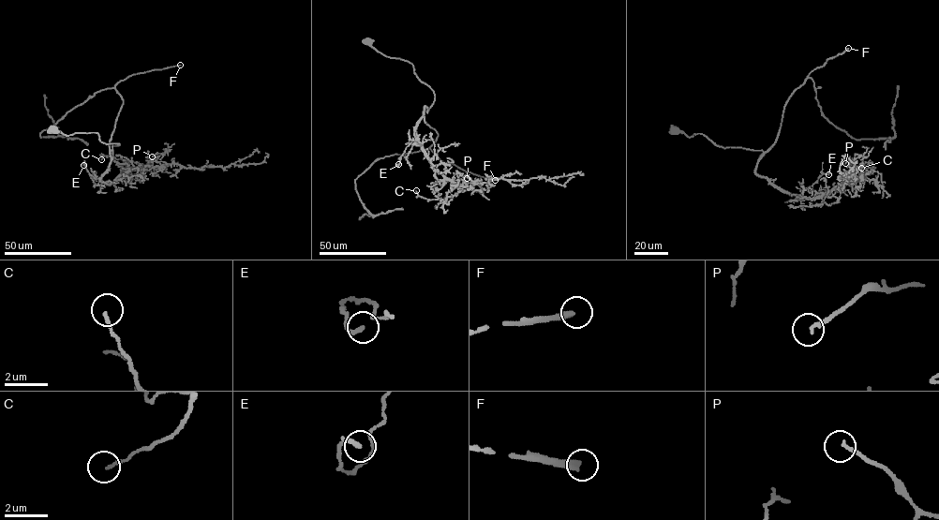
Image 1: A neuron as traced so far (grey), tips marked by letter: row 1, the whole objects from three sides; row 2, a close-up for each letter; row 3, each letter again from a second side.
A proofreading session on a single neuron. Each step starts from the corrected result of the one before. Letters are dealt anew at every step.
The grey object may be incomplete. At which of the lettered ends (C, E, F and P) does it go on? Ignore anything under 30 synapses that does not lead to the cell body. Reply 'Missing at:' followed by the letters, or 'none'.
Missing at: F

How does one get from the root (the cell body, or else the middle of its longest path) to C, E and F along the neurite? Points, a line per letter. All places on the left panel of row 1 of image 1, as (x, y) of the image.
C: (55, 130), (120, 144), (101, 176), (107, 184), (142, 167), (101, 159)
E: (55, 130), (67, 135), (96, 132), (102, 141), (120, 144), (112, 146), (112, 157), (101, 181), (83, 165)
F: (55, 130), (119, 143), (111, 160), (123, 103), (115, 85), (180, 65)

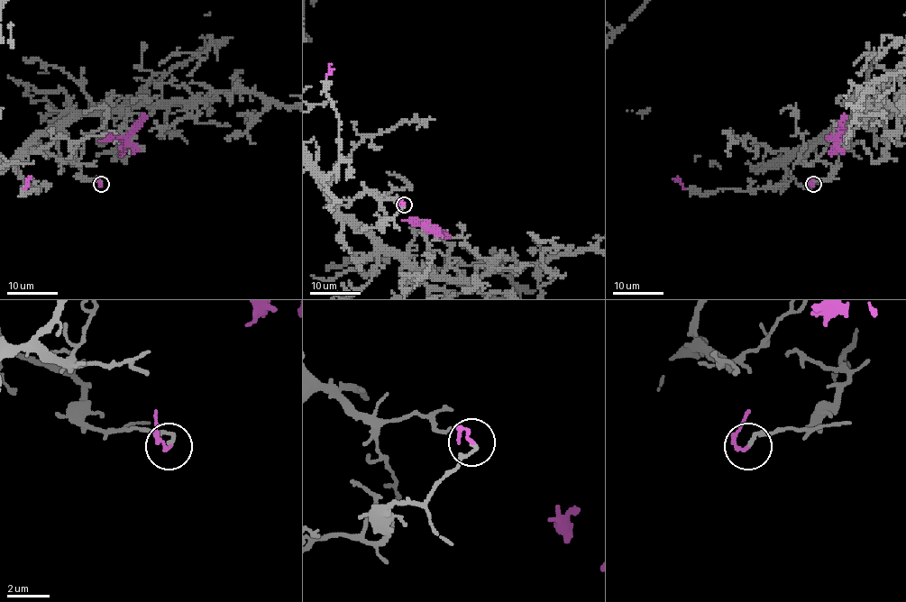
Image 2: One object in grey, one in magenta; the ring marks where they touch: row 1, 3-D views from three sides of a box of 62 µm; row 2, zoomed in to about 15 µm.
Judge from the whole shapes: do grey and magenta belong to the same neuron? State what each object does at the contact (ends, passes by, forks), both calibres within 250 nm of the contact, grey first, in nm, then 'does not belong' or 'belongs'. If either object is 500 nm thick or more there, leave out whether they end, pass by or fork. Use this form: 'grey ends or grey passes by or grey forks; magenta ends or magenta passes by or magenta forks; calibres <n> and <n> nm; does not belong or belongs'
grey ends; magenta ends; calibres 190 and 160 nm; does not belong

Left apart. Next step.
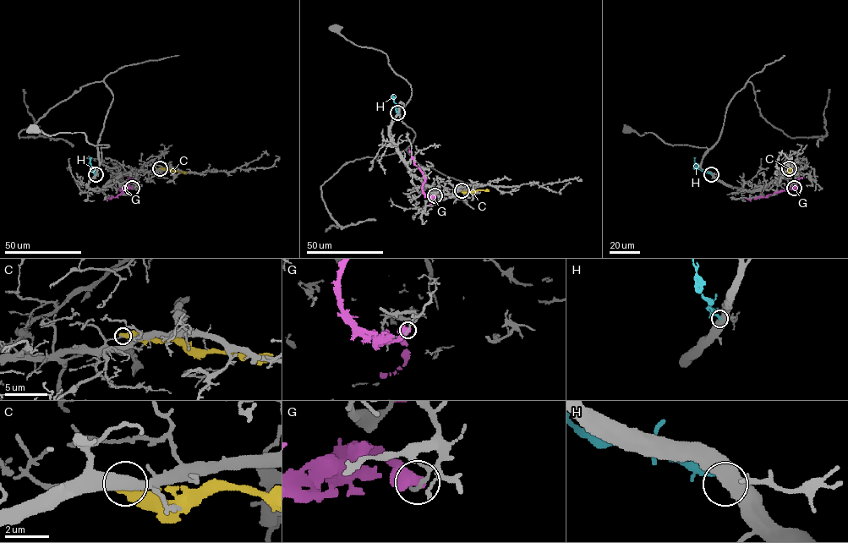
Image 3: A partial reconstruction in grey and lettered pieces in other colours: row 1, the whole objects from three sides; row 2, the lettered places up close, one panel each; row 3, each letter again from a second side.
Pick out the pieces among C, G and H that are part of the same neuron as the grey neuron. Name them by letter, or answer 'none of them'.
none of them

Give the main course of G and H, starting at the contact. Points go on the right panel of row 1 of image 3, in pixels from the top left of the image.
G: (794, 188), (764, 197), (746, 199)
H: (711, 173), (697, 167), (696, 157)

